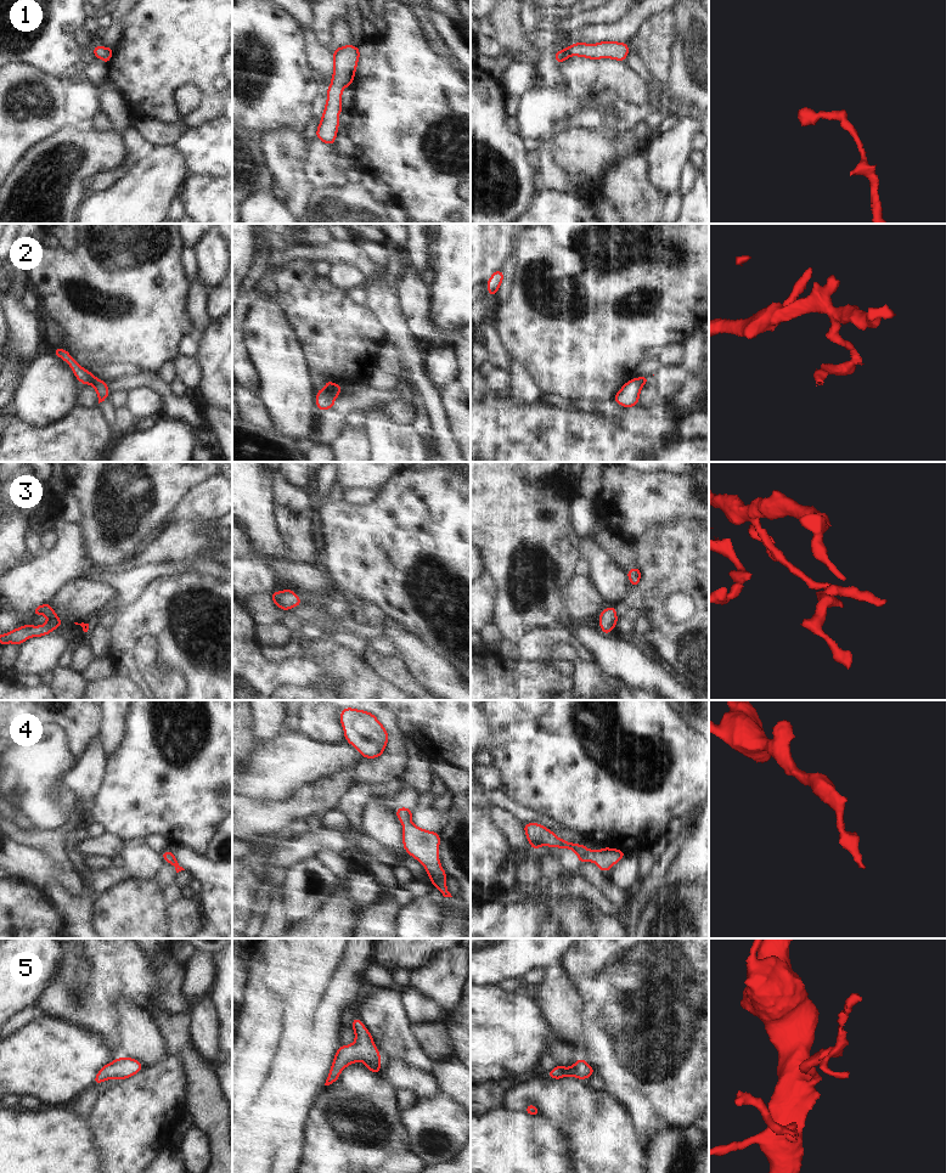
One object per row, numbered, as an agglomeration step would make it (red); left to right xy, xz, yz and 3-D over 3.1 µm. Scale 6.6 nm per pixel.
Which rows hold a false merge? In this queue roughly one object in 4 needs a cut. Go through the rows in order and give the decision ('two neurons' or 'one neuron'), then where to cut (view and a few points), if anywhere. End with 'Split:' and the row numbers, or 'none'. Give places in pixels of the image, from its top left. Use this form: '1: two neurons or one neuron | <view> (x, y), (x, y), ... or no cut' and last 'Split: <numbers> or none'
1: one neuron | no cut
2: two neurons | xz (326, 388), (337, 395)
3: one neuron | no cut
4: one neuron | no cut
5: one neuron | no cut
Split: 2

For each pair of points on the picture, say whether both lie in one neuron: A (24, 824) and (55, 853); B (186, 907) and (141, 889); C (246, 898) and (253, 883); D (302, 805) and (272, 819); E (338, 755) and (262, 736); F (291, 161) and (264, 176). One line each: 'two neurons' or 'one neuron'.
A: two neurons
B: two neurons
C: one neuron
D: one neuron
E: two neurons
F: two neurons

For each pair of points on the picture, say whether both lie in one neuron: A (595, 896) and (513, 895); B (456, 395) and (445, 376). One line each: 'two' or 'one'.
A: one
B: two

